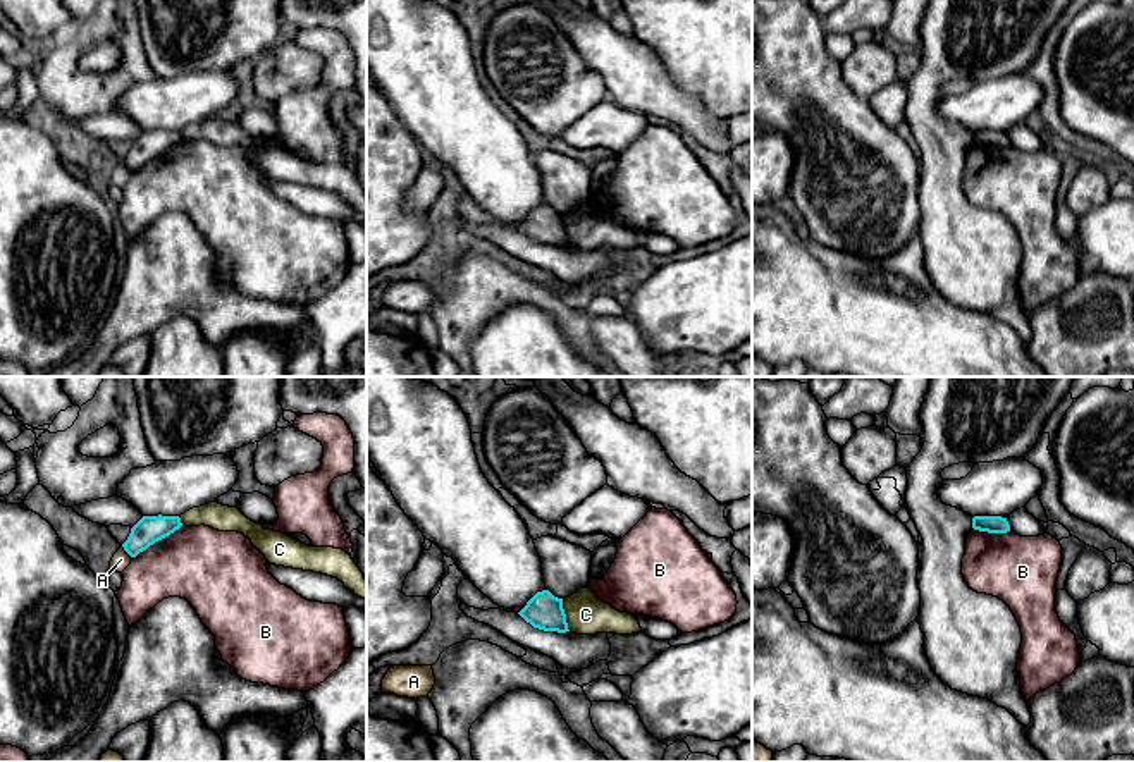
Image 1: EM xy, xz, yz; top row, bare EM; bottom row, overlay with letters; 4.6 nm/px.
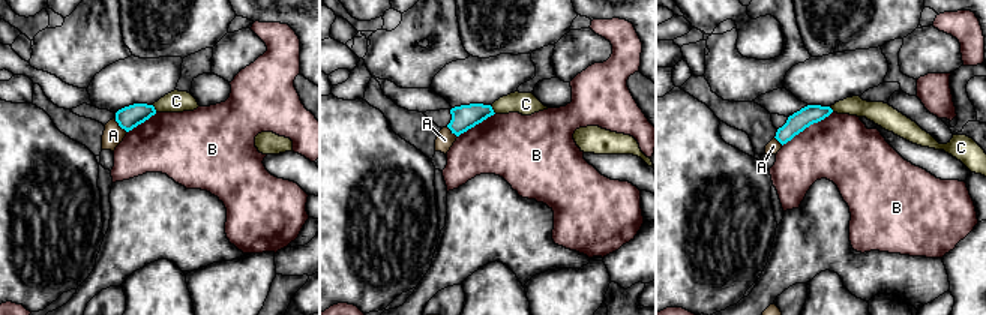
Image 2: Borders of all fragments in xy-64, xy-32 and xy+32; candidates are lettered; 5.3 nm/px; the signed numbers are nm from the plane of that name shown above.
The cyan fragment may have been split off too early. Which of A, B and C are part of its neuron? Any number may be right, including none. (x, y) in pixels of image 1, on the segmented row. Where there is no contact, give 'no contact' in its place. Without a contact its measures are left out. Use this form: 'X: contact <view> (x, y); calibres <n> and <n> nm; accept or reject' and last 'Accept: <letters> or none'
A: contact xy (126, 551); calibres 130 and 90 nm; reject
B: contact xy (157, 540); calibres 130 and 360 nm; reject
C: contact xz (565, 614); calibres 170 and 190 nm; reject
Accept: none

